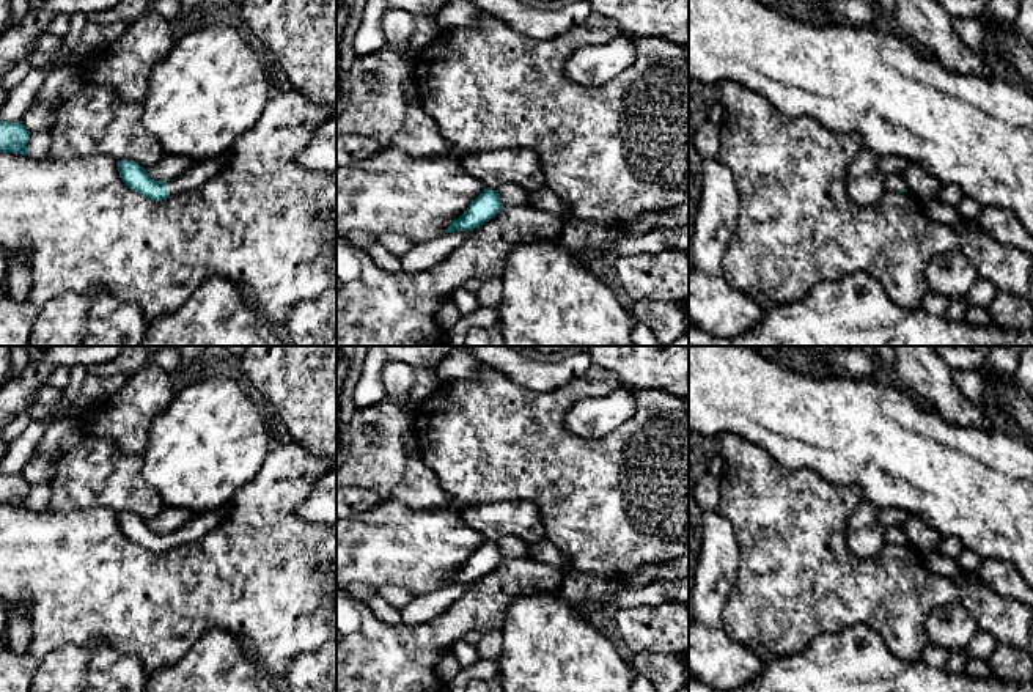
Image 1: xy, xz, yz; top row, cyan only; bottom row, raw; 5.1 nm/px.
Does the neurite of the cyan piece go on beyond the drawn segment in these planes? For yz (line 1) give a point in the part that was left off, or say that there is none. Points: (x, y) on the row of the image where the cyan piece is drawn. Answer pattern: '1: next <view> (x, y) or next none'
1: next yz (895, 183)

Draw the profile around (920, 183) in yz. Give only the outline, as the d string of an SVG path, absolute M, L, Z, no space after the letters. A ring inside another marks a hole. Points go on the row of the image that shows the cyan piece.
M909 162L902 175L907 182L907 190L921 201L939 198L942 182L923 170L917 162Z

